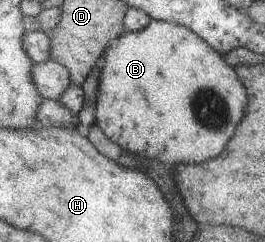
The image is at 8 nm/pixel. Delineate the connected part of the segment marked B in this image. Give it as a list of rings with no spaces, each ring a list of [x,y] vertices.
[[[151,19],[144,28],[123,31],[107,44],[96,60],[95,125],[113,144],[126,152],[162,164],[204,162],[222,152],[226,140],[234,134],[246,110],[246,92],[234,69],[202,38],[172,22]]]

